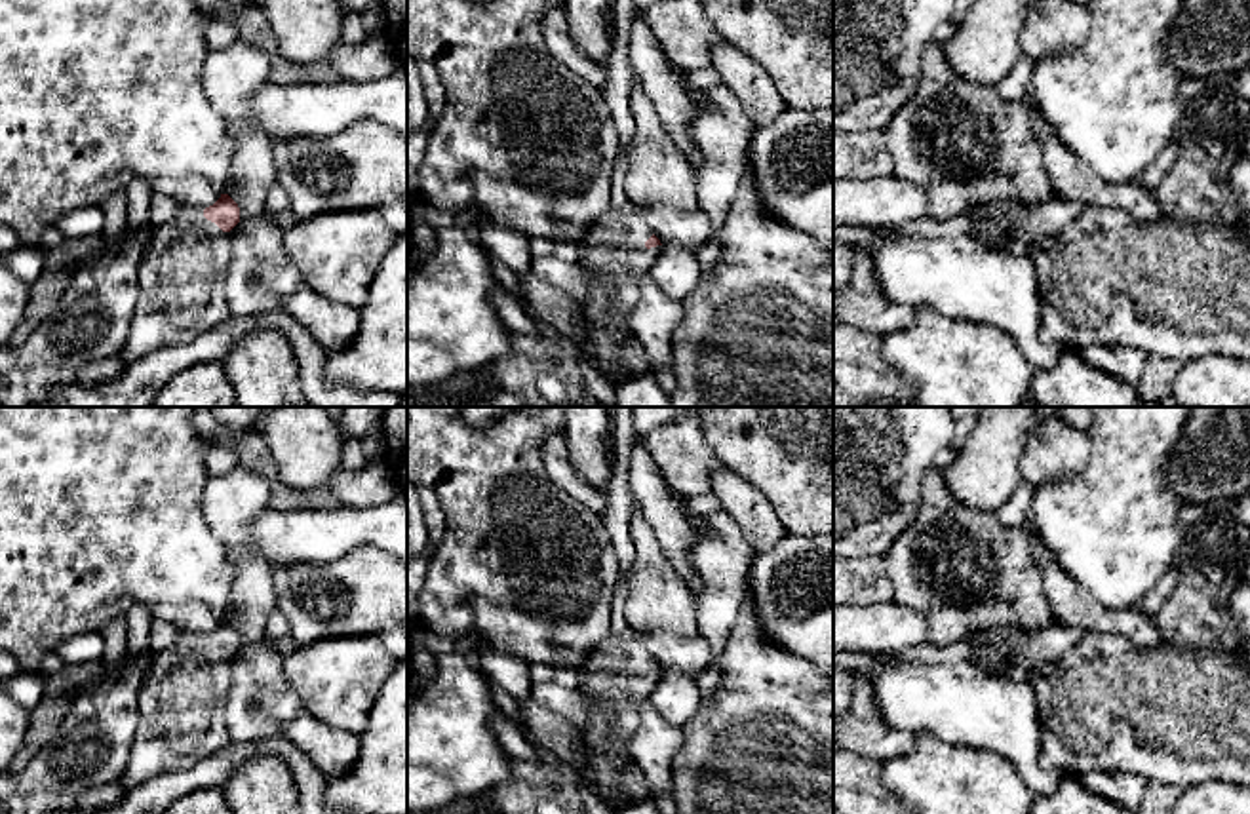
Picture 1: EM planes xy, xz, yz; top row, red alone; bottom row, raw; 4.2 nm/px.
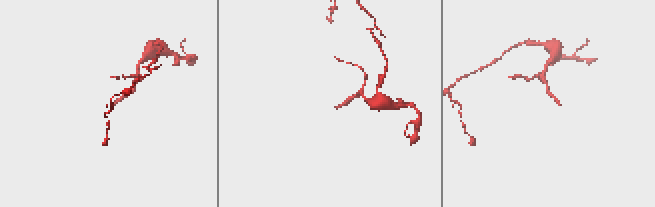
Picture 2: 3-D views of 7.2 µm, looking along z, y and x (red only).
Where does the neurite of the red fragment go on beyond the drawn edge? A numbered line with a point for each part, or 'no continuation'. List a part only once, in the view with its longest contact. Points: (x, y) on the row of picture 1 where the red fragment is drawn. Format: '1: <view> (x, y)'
1: xy (181, 280)

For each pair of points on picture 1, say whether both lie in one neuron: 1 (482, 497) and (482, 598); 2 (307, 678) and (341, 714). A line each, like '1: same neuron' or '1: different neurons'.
1: same neuron
2: same neuron

